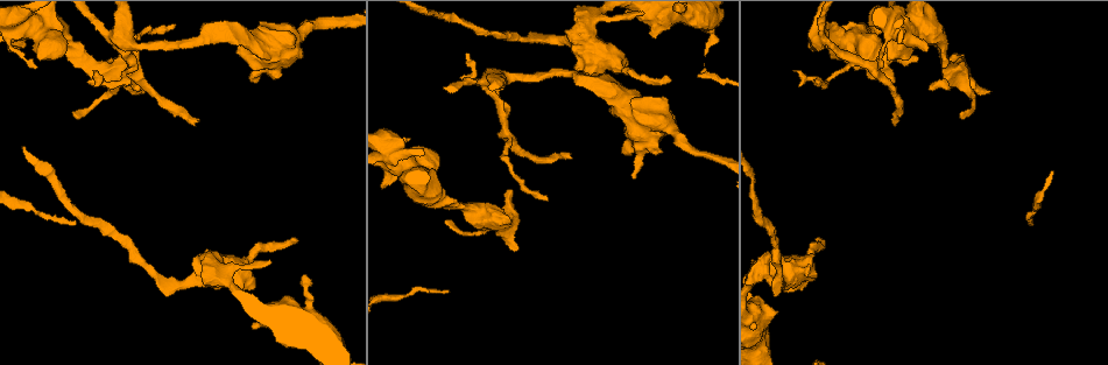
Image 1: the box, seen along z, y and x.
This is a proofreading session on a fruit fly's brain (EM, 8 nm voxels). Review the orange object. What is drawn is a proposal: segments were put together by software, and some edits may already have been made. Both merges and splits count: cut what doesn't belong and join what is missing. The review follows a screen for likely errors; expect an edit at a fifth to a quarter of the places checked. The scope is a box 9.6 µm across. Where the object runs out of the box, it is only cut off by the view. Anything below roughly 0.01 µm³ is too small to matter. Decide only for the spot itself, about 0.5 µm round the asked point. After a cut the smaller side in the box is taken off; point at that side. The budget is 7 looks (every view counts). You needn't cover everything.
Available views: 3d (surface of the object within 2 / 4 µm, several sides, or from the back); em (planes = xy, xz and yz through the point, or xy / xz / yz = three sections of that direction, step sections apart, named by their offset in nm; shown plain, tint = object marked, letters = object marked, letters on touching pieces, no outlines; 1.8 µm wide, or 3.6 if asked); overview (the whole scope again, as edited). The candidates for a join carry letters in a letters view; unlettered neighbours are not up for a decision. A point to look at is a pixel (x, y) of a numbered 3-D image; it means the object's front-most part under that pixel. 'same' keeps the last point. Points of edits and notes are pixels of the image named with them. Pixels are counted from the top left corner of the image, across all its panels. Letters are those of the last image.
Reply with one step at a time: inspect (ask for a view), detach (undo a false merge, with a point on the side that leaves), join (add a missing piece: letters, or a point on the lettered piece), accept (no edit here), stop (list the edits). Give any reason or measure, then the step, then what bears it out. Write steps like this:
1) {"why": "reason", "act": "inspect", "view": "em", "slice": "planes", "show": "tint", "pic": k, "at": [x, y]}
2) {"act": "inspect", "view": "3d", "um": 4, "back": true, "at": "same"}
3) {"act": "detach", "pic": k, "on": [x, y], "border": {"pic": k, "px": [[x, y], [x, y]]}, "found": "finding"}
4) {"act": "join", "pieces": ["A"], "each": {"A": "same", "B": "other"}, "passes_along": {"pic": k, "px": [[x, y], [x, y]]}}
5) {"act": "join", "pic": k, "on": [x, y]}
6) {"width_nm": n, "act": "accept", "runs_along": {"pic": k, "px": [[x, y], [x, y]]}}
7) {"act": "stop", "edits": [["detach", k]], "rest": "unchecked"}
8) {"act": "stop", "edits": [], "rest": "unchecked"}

{"why": "calibre changes", "act": "inspect", "view": "em", "slice": "xz", "step": 16, "show": "plain", "pic": 1, "at": [625, 69]}

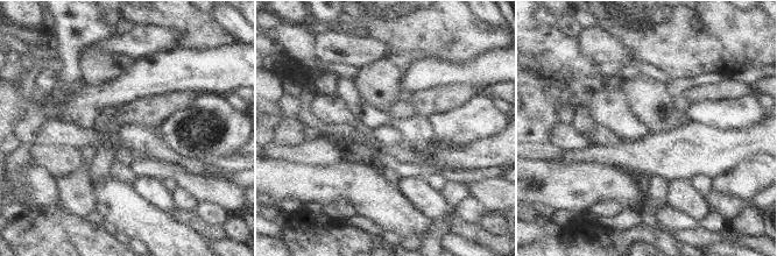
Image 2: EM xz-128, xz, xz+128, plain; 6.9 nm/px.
{"why": "where the object lies", "act": "inspect", "view": "em", "slice": "xz", "step": 16, "show": "tint", "at": "same"}

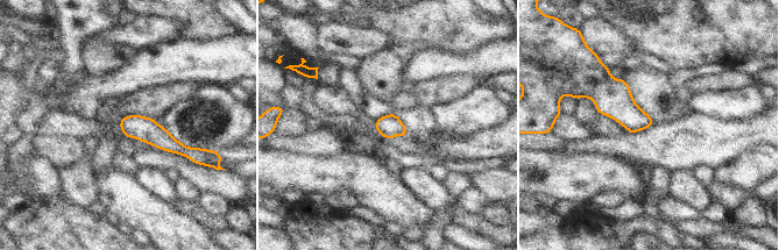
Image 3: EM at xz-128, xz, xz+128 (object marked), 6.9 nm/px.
{"why": "see the neighbours", "act": "inspect", "view": "em", "slice": "xz", "step": 16, "show": "letters", "at": "same"}

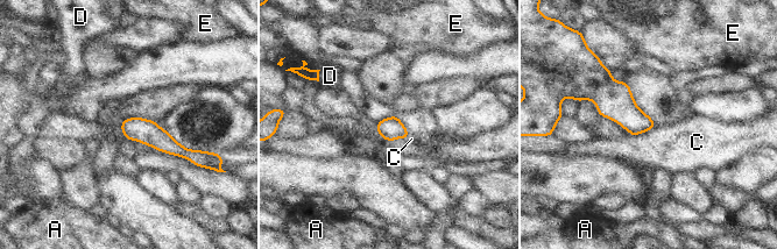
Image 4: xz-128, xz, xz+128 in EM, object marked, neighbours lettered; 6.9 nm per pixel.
{"longest_contact_nm": ["C", 190], "act": "accept", "each": {"A": "other", "C": "other", "D": "other", "E": "other"}, "runs_along": {"pic": 4, "px": [[124, 126], [147, 132], [188, 154]]}, "found": "all the same neuron"}

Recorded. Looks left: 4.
{"why": "sharp bend", "act": "inspect", "view": "3d", "um": 2, "pic": 1, "at": [867, 65]}

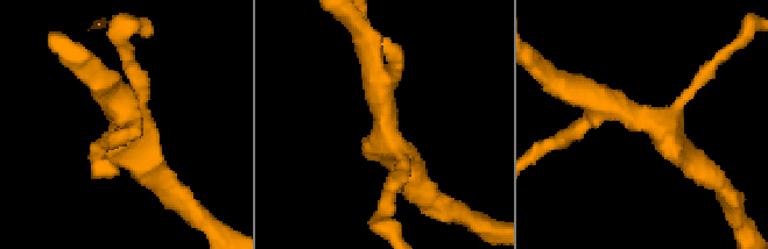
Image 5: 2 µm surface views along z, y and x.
{"arms": 4, "why": "shape alone is not enough", "act": "inspect", "view": "em", "slice": "planes", "show": "letters", "pic": 5, "at": [644, 116]}

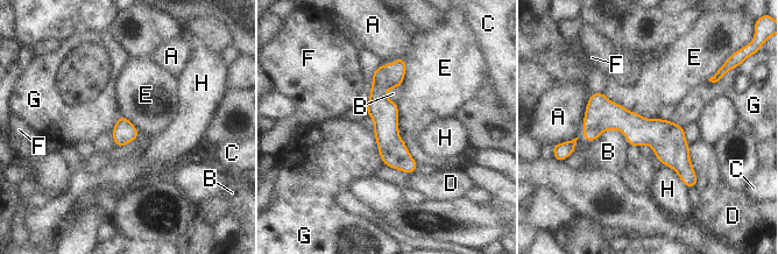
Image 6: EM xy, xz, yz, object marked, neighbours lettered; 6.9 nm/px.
{"width_nm": 160, "longest_contact_nm": ["E", 420], "act": "accept", "each": {"A": "other", "B": "other", "C": "other", "D": "other", "E": "other", "F": "other", "G": "other", "H": "other"}, "found": "one neuron here"}

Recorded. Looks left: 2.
{"why": "free end", "act": "inspect", "view": "em", "slice": "planes", "show": "letters", "pic": 1, "at": [898, 120]}

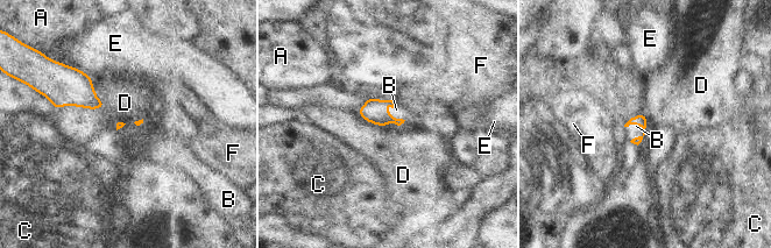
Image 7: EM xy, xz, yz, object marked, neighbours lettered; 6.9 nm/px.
{"act": "join", "pieces": ["B"], "each": {"A": "other", "B": "same", "C": "other", "D": "other", "E": "other", "F": "other"}, "passes_along": {"pic": 7, "px": [[374, 111], [387, 112], [396, 110]]}, "found": "the neuron continues"}

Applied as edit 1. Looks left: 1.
{"act": "stop", "edits": [["join", 7]], "rest": "unchecked"}

